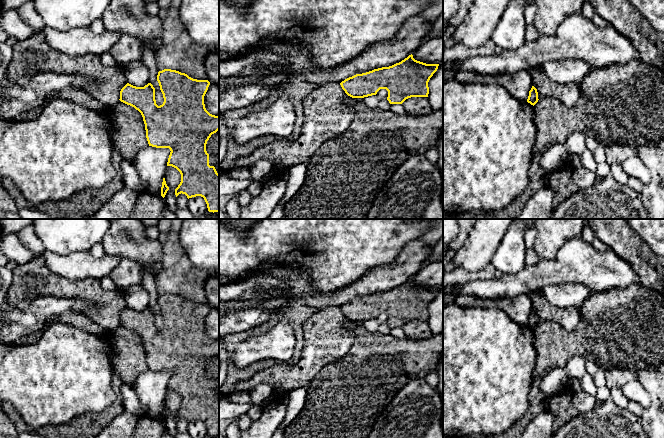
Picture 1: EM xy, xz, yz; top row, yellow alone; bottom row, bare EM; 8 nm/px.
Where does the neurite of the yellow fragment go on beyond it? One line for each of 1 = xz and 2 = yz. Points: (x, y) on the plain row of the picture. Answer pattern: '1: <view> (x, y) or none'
1: none
2: none

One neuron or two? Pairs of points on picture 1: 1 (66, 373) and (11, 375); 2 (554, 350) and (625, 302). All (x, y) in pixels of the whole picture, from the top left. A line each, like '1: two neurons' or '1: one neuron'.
1: one neuron
2: one neuron

